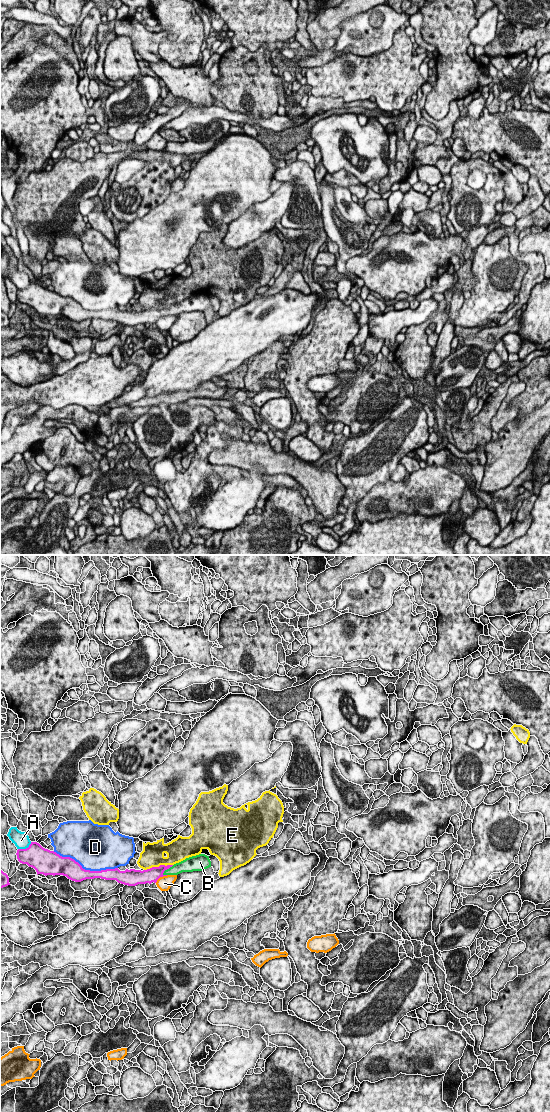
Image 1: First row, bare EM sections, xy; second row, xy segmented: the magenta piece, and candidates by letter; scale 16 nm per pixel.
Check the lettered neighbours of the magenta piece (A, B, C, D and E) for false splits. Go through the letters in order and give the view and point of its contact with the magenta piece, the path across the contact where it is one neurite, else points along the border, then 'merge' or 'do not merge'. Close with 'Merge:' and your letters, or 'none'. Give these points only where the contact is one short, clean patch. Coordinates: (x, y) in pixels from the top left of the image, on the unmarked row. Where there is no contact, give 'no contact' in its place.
A: meets magenta in xy at (26, 288); border along xy (31, 282), (27, 287), (18, 289); do not merge
B: meets magenta in xy at (167, 308); merge
C: meets magenta in xy at (161, 316); border along xy (167, 315), (161, 316), (155, 322); do not merge
D: meets magenta in xy at (84, 309); do not merge
E: meets magenta in xy at (159, 306); do not merge
Merge: B

